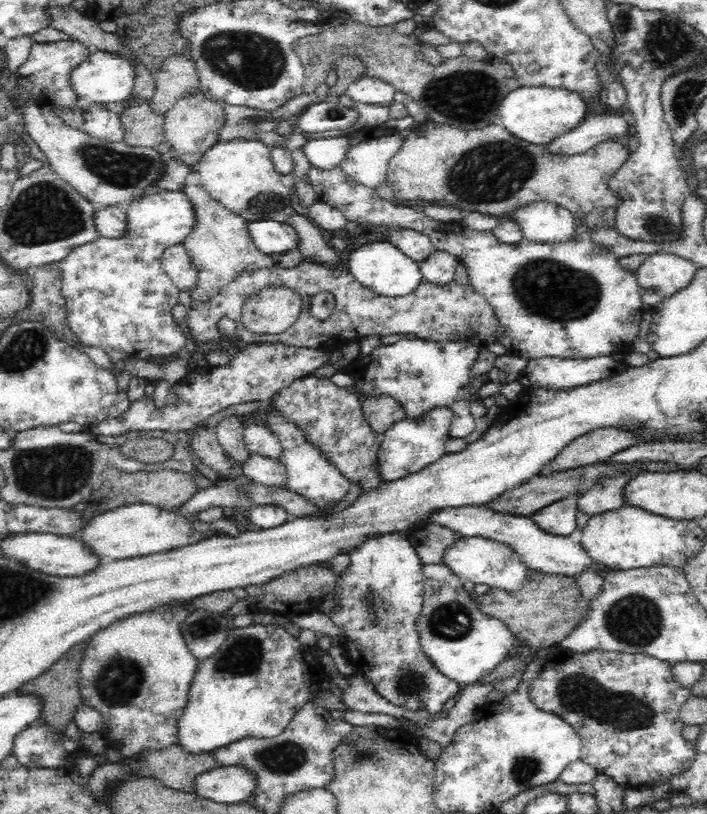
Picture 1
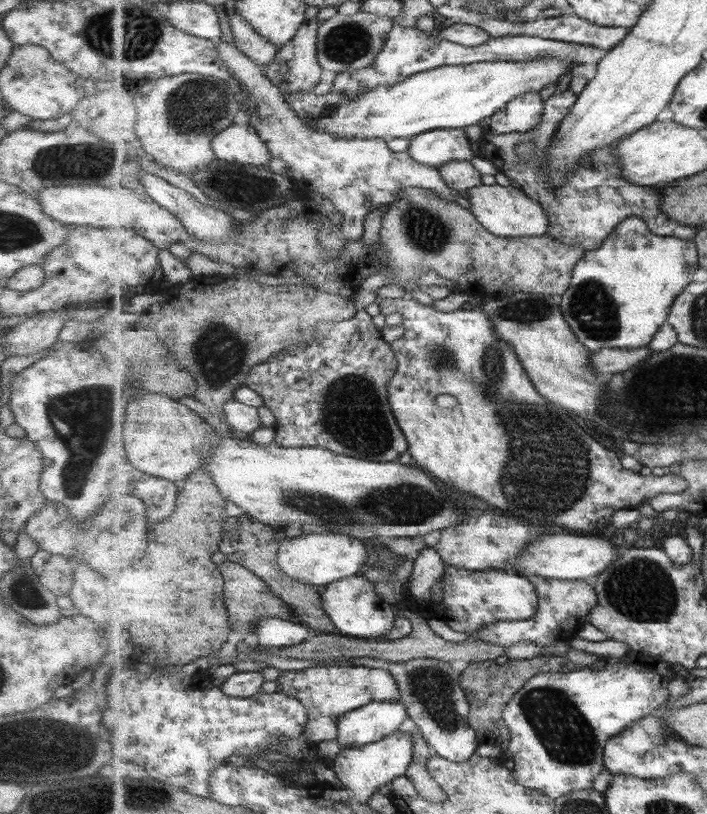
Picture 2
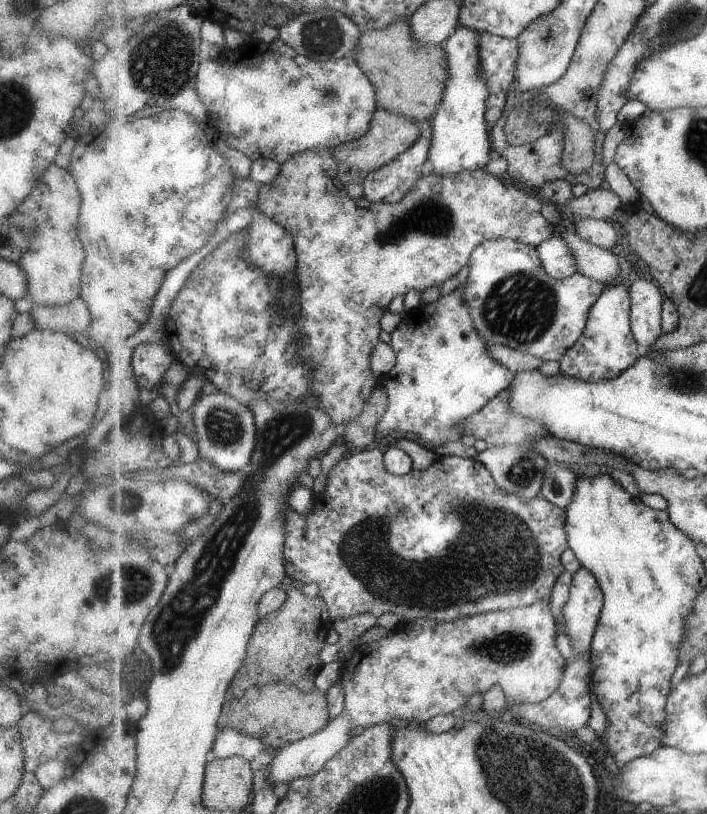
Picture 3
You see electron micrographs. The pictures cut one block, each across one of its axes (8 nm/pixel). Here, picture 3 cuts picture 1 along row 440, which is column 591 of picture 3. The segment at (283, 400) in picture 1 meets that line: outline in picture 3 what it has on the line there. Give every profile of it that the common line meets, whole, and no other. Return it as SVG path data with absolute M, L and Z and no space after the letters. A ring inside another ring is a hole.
M627 283L605 287L601 298L591 307L582 338L559 361L561 373L586 381L601 382L617 378L633 367L642 354L632 331L631 303L630 289Z

